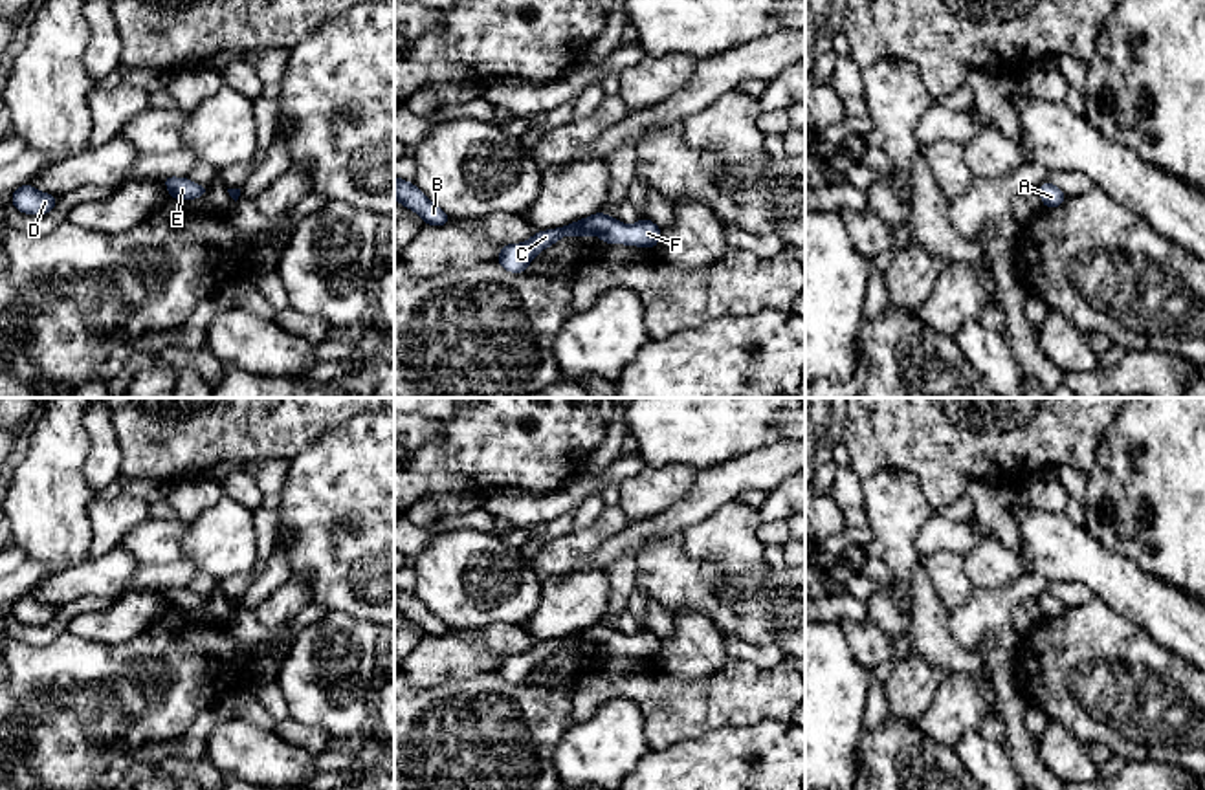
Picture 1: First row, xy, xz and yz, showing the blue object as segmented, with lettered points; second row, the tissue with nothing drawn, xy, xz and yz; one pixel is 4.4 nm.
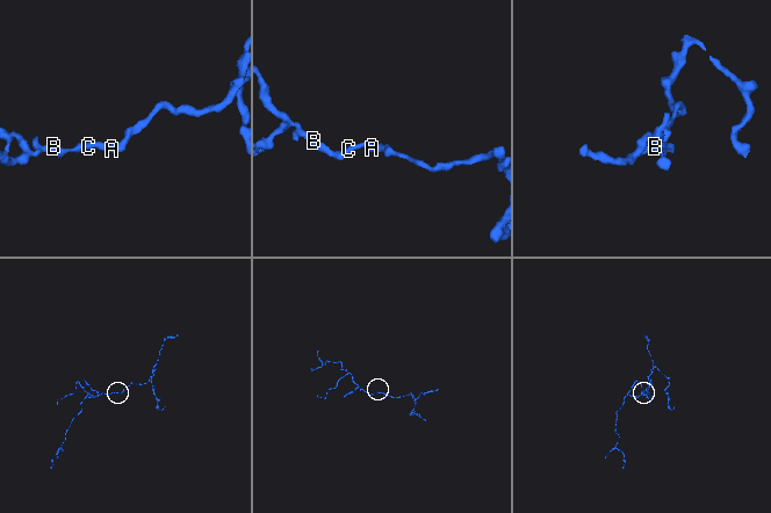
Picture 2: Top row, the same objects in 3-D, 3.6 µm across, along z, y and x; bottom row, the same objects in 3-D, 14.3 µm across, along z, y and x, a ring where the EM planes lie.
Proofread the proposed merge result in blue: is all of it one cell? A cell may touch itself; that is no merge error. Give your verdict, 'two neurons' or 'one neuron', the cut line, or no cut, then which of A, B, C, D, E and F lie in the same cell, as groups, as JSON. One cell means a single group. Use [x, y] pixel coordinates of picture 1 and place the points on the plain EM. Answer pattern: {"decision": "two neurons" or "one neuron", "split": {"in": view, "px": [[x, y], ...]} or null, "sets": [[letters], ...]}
{"decision": "one neuron", "split": null, "sets": [["A", "B", "C", "D", "E", "F"]]}

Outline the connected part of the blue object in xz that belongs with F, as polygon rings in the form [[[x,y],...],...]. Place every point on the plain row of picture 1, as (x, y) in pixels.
[[[596,623],[565,638],[539,642],[523,654],[504,654],[495,671],[510,684],[525,684],[530,671],[539,662],[547,660],[567,645],[598,645],[603,654],[627,654],[653,660],[660,651],[660,643],[662,640],[649,629],[625,636],[605,623]]]

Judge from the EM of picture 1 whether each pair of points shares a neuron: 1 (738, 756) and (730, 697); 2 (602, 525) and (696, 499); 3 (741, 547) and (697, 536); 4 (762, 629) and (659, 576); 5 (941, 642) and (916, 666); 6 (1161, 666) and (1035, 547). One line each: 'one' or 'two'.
1: two
2: two
3: one
4: one
5: two
6: two

